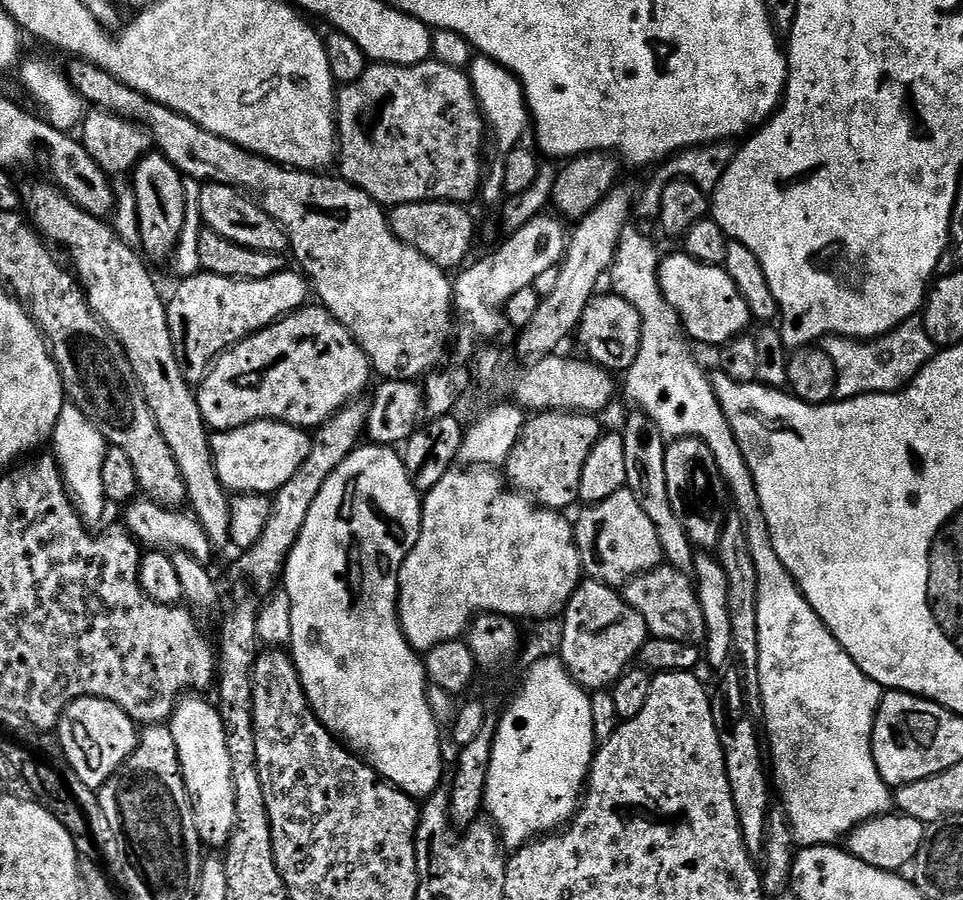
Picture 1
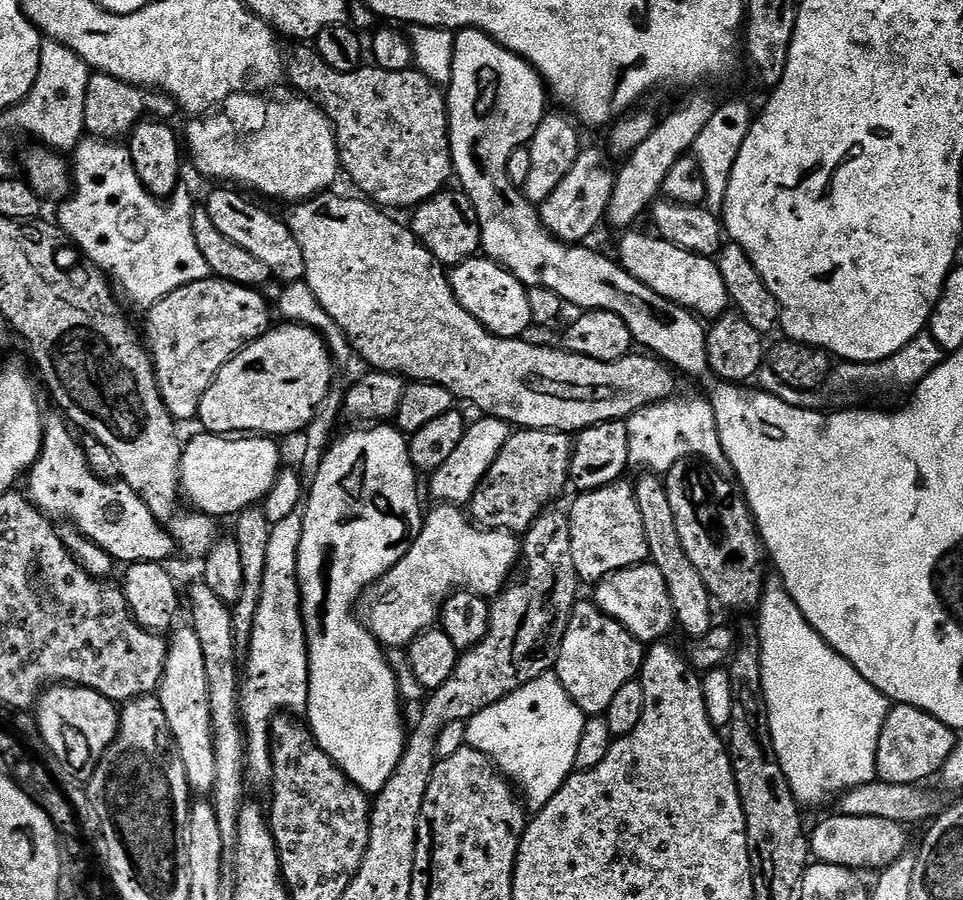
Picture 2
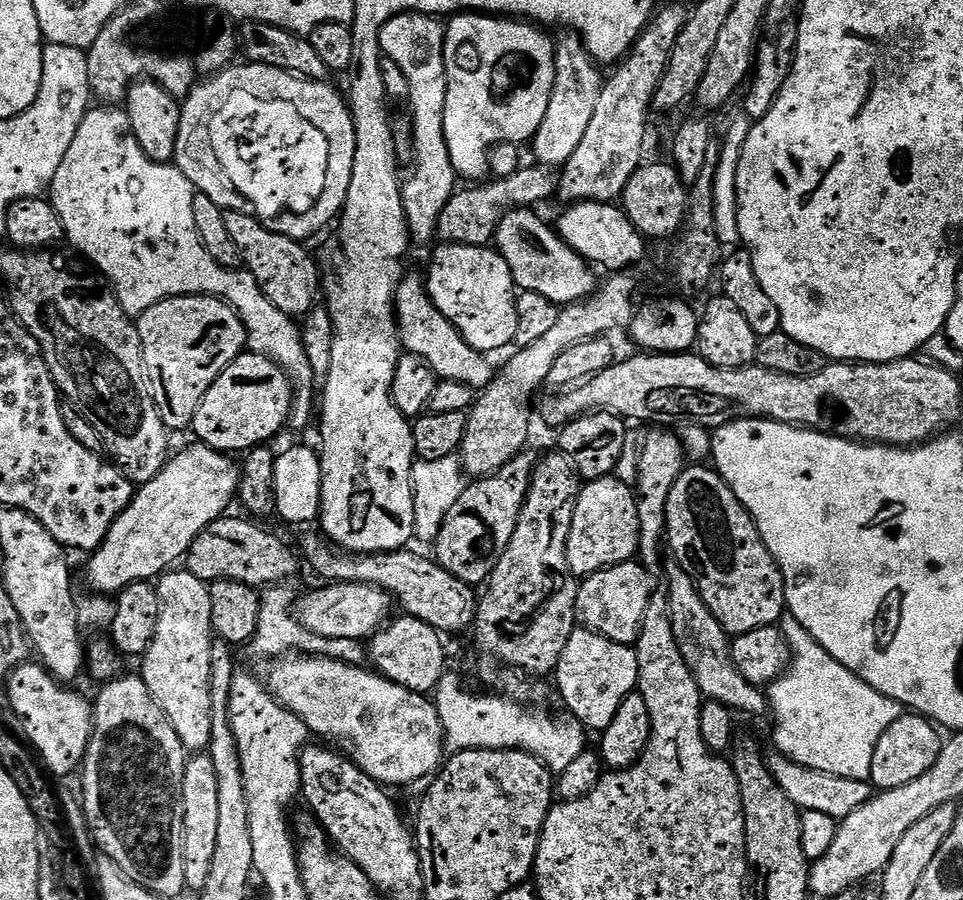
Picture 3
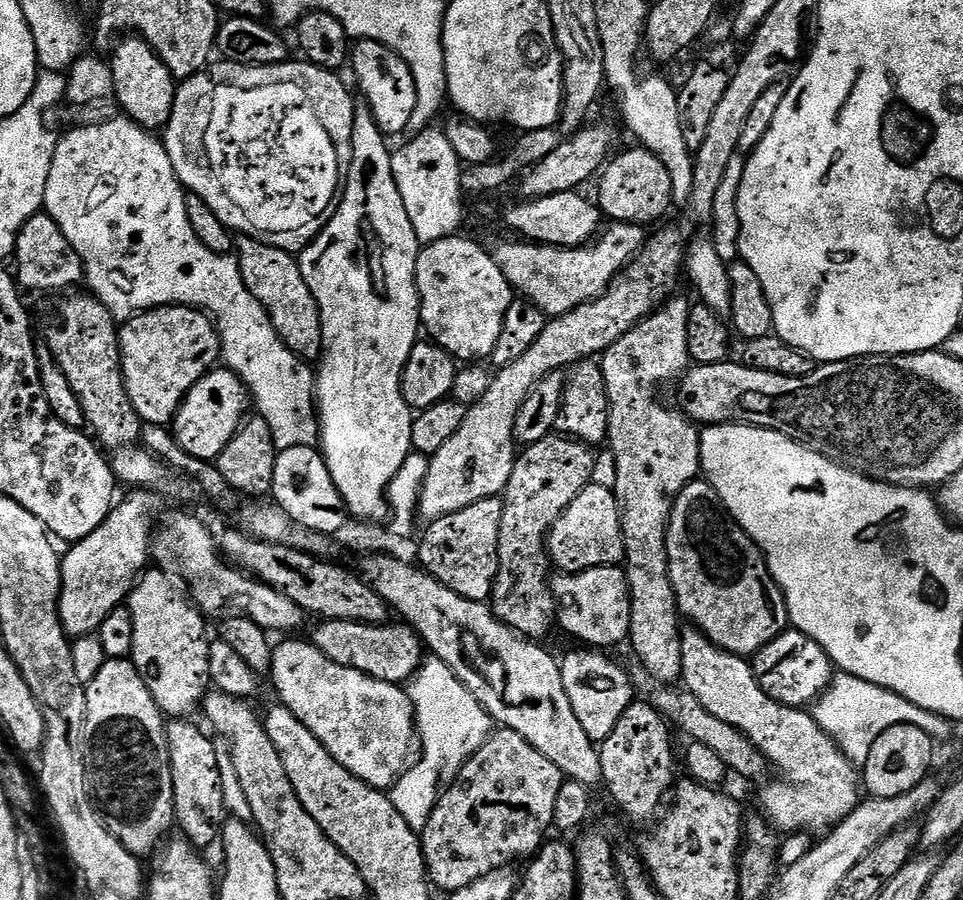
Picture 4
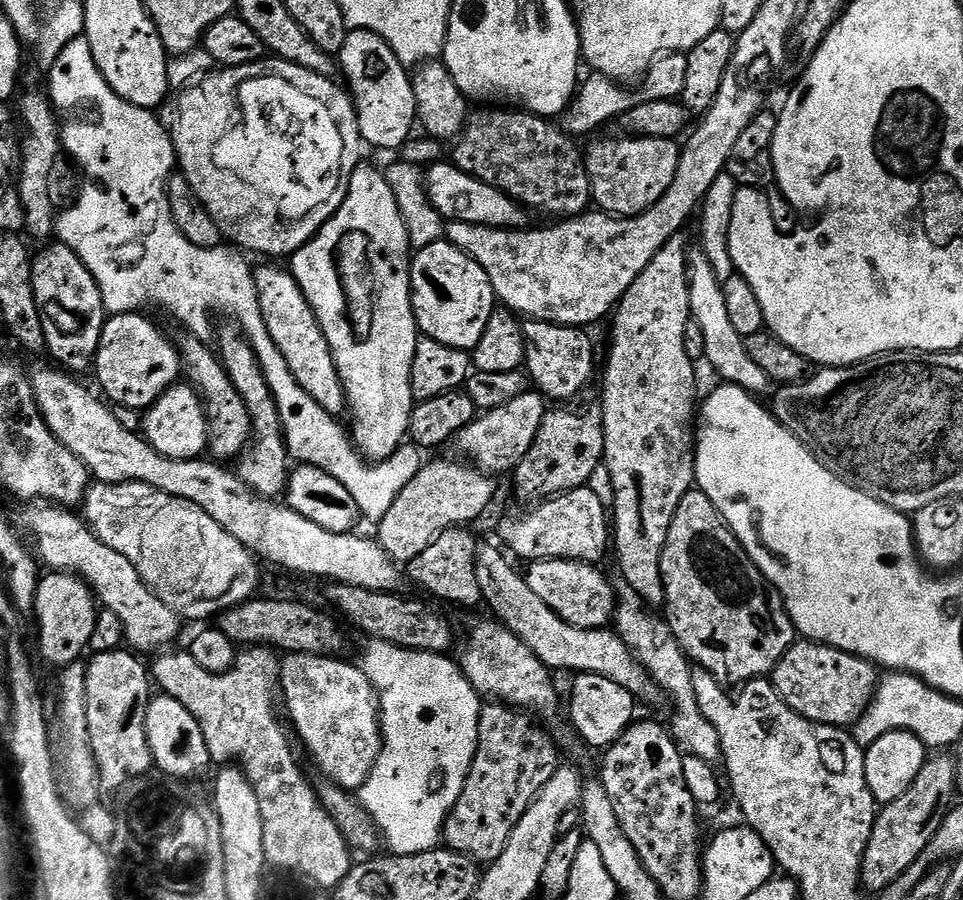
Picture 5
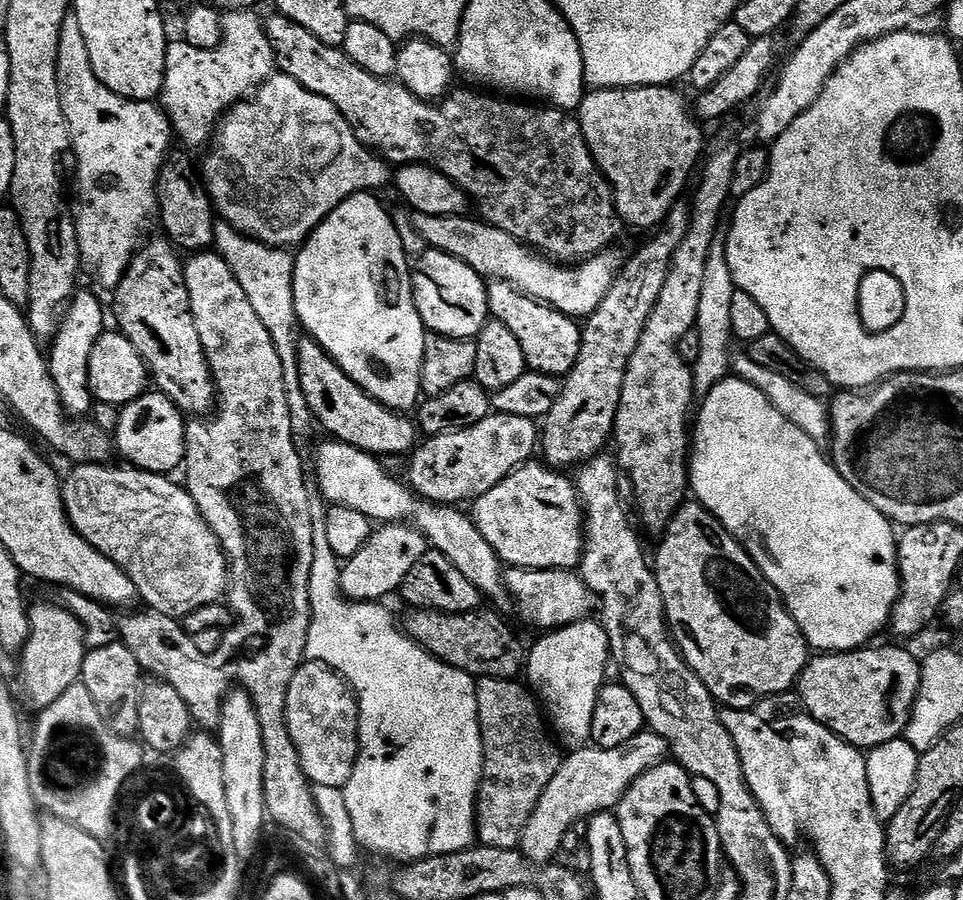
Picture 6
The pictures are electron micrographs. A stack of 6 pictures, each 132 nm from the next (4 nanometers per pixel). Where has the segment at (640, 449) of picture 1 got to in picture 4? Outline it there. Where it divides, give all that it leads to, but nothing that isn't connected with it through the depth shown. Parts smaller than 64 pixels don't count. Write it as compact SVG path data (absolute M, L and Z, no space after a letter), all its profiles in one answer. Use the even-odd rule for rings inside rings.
M685 627L680 633L680 641L680 680L686 691L694 694L700 705L710 710L710 714L714 714L714 718L722 718L722 722L734 726L746 739L754 742L754 746L758 746L758 750L768 759L769 765L784 775L784 780L776 780L760 792L760 804L764 807L762 812L768 823L784 834L824 834L841 824L862 800L858 768L846 758L846 754L842 754L842 750L832 741L830 734L826 734L826 730L818 726L811 711L804 708L787 708L784 704L774 702L774 698L770 698L762 690L762 686L758 686L756 676L752 673L752 665L745 657L735 656L732 652L714 646L714 642L710 642L710 638L706 638L706 634L699 628Z

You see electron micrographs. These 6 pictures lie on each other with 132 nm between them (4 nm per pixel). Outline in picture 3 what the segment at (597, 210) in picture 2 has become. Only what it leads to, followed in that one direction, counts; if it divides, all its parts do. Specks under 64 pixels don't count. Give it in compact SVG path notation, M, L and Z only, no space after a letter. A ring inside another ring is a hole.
M667 4L649 20L643 34L632 43L632 51L615 65L616 73L601 83L594 119L590 121L582 142L578 142L578 150L570 154L558 176L558 196L568 200L564 202L569 205L585 200L619 201L630 178L642 167L644 135L648 132L648 112L653 111L654 90L658 90L670 50L674 50L674 42L678 42L678 34L690 15L687 7Z

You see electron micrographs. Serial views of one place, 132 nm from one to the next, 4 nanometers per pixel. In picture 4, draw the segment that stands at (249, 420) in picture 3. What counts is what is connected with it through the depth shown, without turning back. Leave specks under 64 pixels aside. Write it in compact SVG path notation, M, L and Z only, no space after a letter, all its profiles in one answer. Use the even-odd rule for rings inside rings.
M220 366L208 372L186 394L174 417L174 435L186 454L194 458L215 461L222 450L234 438L234 434L246 419L250 408L250 395L245 386L227 367Z

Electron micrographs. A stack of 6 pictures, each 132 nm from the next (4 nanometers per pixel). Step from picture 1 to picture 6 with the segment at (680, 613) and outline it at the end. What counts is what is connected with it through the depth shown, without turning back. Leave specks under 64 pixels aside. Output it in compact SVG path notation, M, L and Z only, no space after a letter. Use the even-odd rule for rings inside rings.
M512 568L507 573L506 583L509 593L520 603L524 616L532 624L544 628L540 630L555 630L565 628L579 620L589 619L594 612L594 597L586 582L572 570L559 568L537 568L525 570Z

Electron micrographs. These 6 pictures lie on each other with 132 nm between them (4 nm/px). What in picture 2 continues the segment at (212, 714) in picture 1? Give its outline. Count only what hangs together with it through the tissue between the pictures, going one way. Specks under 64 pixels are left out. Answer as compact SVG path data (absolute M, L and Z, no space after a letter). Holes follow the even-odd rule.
M190 626L179 628L171 633L168 640L168 657L160 679L158 695L162 710L166 714L166 722L176 740L176 749L182 758L182 766L186 766L189 789L193 793L200 792L196 794L208 794L214 786L216 768L210 690L206 690L206 662L202 659L202 645L198 642L198 634L194 634Z

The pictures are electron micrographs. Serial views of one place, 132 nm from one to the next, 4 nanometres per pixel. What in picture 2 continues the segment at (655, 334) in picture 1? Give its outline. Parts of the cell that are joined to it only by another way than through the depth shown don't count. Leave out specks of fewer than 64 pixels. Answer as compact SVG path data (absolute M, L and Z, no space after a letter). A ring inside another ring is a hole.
M703 395L679 396L659 400L657 404L647 404L628 417L629 465L633 469L644 468L640 470L652 474L666 474L680 460L699 458L717 470L727 469L729 462L718 438L718 426L711 403ZM776 578L767 581L764 597L760 599L760 607L758 609L758 639L760 641L760 661L762 662L762 686L764 687L764 697L768 703L768 717L770 718L770 734L774 742L774 750L778 754L778 762L782 766L782 774L786 774L786 778L794 790L796 799L804 806L808 806L808 804L824 804L831 796L836 798L852 788L857 788L863 784L871 784L873 780L877 779L876 755L878 754L878 742L882 734L882 726L886 722L890 711L888 697L880 693L870 682L866 682L866 678L862 678L862 674L858 674L858 670L849 660L841 658L812 629L810 622L806 622L802 610L798 610L798 606L794 602L792 595L784 589L783 583Z

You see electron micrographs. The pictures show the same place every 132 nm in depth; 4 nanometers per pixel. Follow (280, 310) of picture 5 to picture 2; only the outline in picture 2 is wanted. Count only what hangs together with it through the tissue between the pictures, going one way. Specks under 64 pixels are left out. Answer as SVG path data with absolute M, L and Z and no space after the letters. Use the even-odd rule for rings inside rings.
M216 186L208 196L206 207L210 214L210 219L214 221L214 226L230 238L230 242L238 242L242 250L250 250L262 266L268 268L273 277L276 276L281 282L303 281L304 263L302 262L302 246L294 238L294 234L288 228L283 219L271 216L264 208L259 208L252 200L247 200L244 196L239 196L236 191L228 186Z

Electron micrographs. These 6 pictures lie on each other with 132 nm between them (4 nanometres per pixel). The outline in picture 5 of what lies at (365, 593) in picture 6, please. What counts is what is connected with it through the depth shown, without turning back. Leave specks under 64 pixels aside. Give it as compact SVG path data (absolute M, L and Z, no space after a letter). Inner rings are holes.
M444 460L425 463L406 485L406 490L394 498L394 506L390 506L386 518L379 520L378 543L397 565L408 565L426 546L433 544L441 532L471 525L471 520L478 519L491 506L496 496L496 484L492 481L495 479L475 466L464 464L447 464Z

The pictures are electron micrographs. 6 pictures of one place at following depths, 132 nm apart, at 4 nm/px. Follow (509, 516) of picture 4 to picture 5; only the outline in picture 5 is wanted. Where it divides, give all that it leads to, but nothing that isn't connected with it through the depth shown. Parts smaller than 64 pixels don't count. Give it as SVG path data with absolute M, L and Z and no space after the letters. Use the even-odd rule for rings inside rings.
M560 406L557 412L545 411L544 421L538 430L538 438L534 438L534 446L526 450L522 462L516 467L516 496L524 506L535 506L543 501L550 500L562 492L573 492L575 488L585 487L588 479L604 462L604 418L596 412L567 412L567 407Z

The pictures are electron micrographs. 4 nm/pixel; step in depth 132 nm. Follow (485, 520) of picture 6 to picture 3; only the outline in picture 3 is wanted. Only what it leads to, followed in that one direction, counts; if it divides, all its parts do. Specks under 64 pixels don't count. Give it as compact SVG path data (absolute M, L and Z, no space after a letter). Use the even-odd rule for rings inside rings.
M615 475L604 476L600 480L587 481L580 489L580 497L576 503L574 510L574 522L570 526L570 538L566 546L566 558L570 562L570 570L573 576L583 578L585 576L593 576L596 572L601 572L603 568L612 568L616 564L627 564L639 553L640 550L640 523L638 522L638 506L636 505L636 493L629 485L623 484L621 480L617 480Z

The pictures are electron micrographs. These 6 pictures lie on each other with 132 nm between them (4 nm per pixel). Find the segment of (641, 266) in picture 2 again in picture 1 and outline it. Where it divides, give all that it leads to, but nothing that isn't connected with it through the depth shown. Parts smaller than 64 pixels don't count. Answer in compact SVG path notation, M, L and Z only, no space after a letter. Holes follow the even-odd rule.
M687 254L665 255L660 262L660 289L678 314L685 333L697 345L718 344L725 346L737 337L743 337L753 323L746 298L734 286L734 278L719 264L703 264Z

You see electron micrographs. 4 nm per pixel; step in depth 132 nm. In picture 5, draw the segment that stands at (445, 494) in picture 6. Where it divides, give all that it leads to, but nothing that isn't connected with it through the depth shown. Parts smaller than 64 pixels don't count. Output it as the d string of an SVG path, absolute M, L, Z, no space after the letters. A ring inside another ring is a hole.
M535 390L523 392L518 398L514 398L514 402L506 402L506 406L498 406L483 413L473 420L470 426L462 429L458 437L460 452L464 456L469 456L464 458L485 474L515 473L526 450L530 450L530 446L534 446L534 438L538 438L545 411L545 397Z

